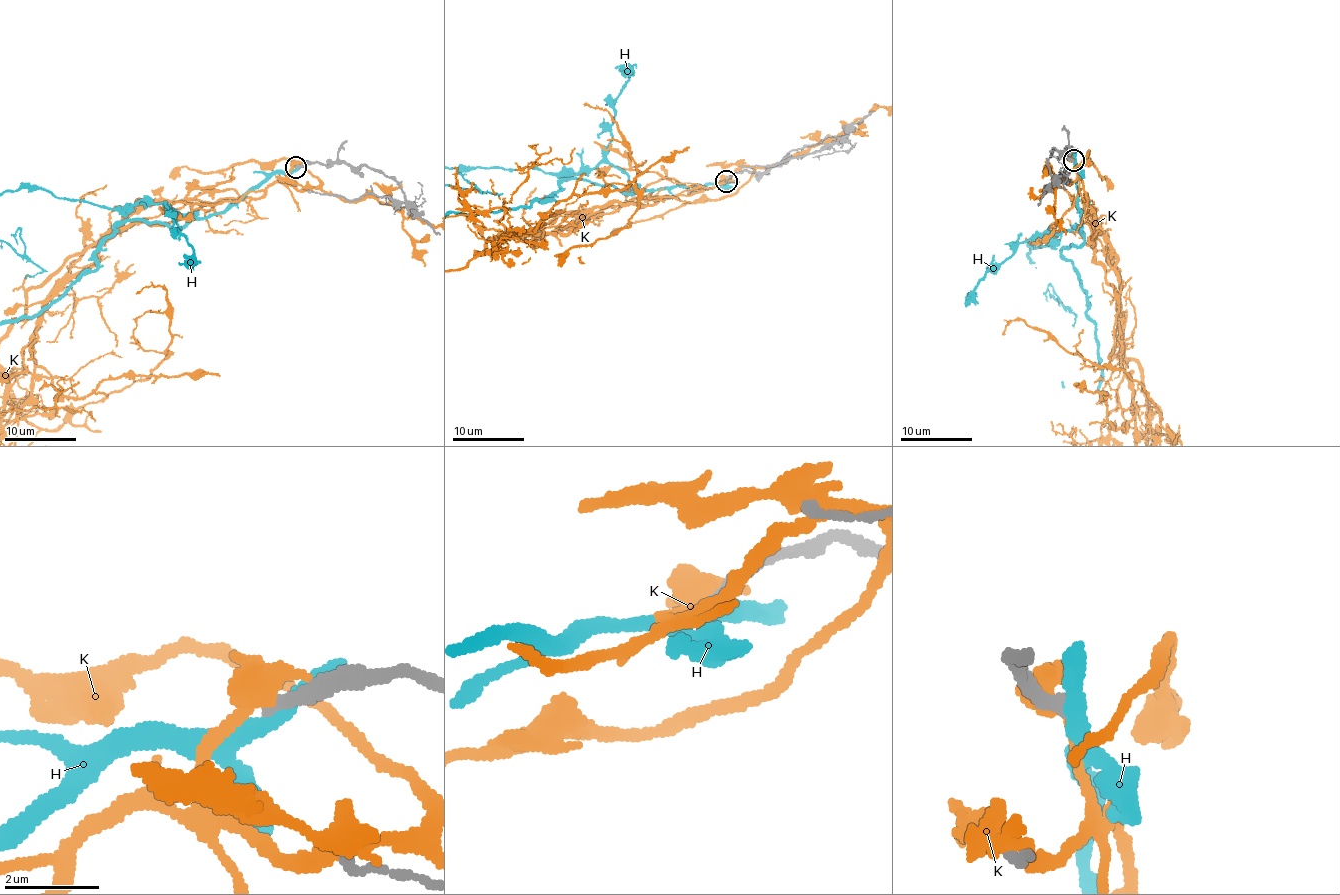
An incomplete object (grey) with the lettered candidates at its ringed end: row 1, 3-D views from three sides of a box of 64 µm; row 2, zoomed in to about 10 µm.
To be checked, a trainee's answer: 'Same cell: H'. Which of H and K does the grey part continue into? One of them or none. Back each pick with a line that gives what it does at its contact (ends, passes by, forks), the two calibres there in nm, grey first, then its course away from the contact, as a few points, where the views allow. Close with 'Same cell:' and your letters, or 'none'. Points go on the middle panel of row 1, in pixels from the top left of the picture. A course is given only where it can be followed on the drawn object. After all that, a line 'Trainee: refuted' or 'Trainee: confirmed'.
Same cell: none
Trainee: refuted

